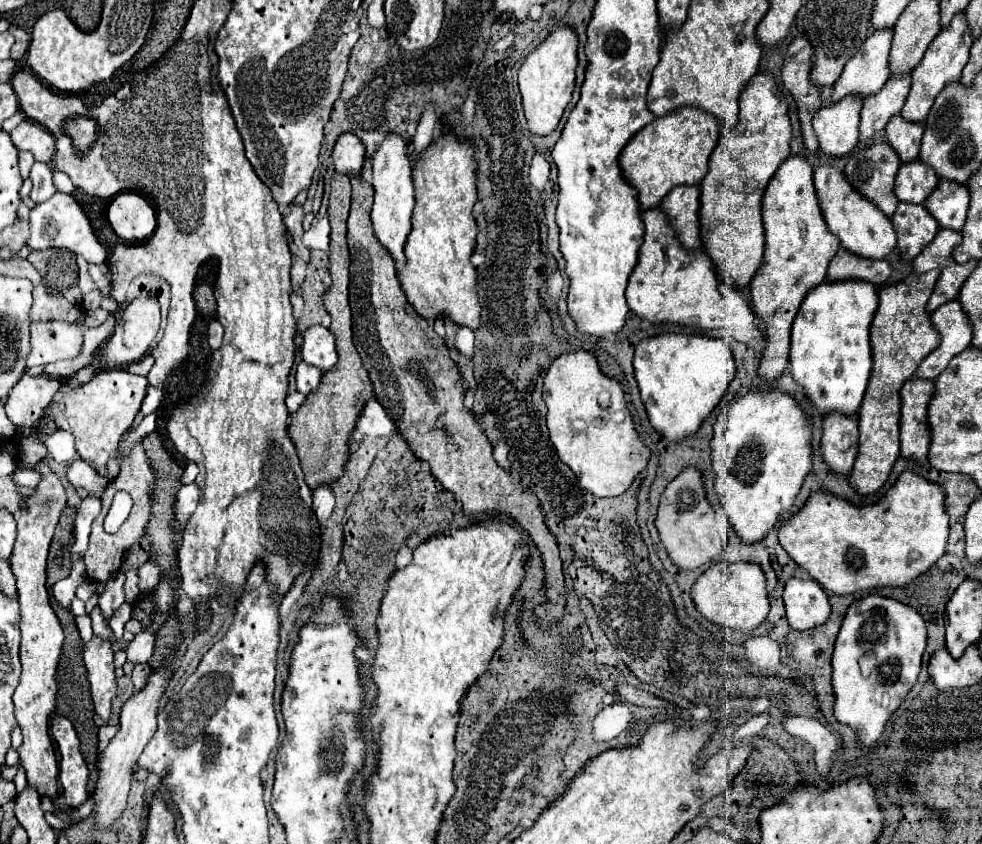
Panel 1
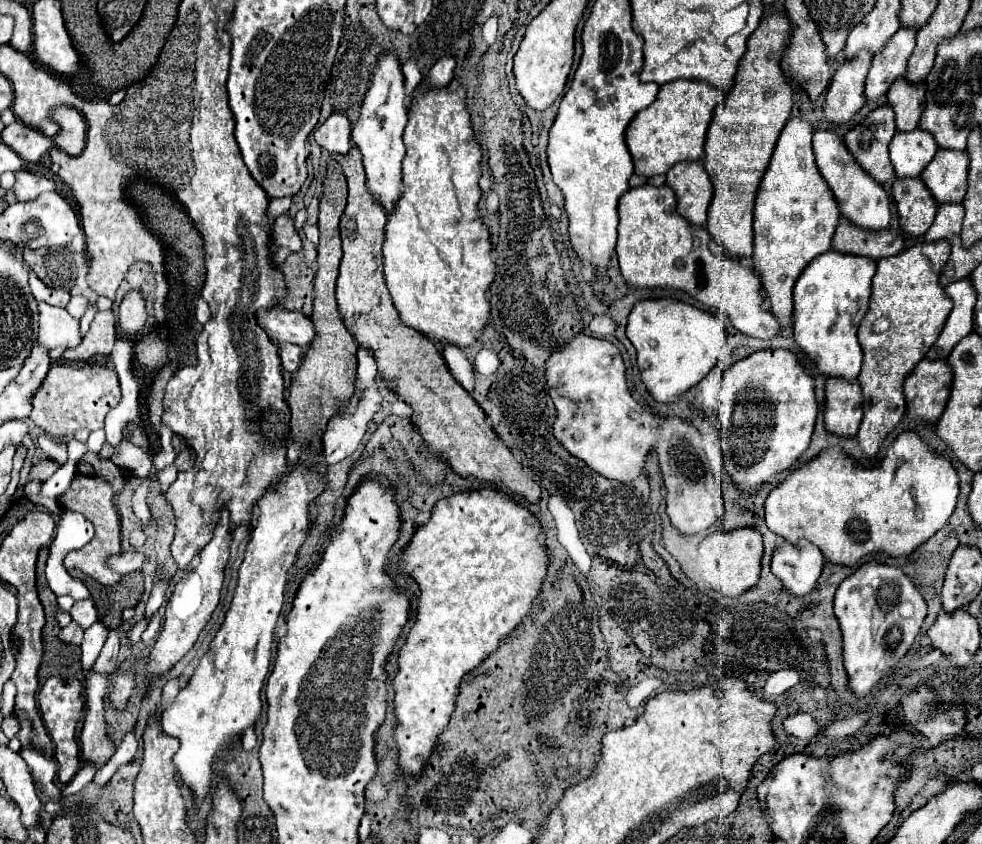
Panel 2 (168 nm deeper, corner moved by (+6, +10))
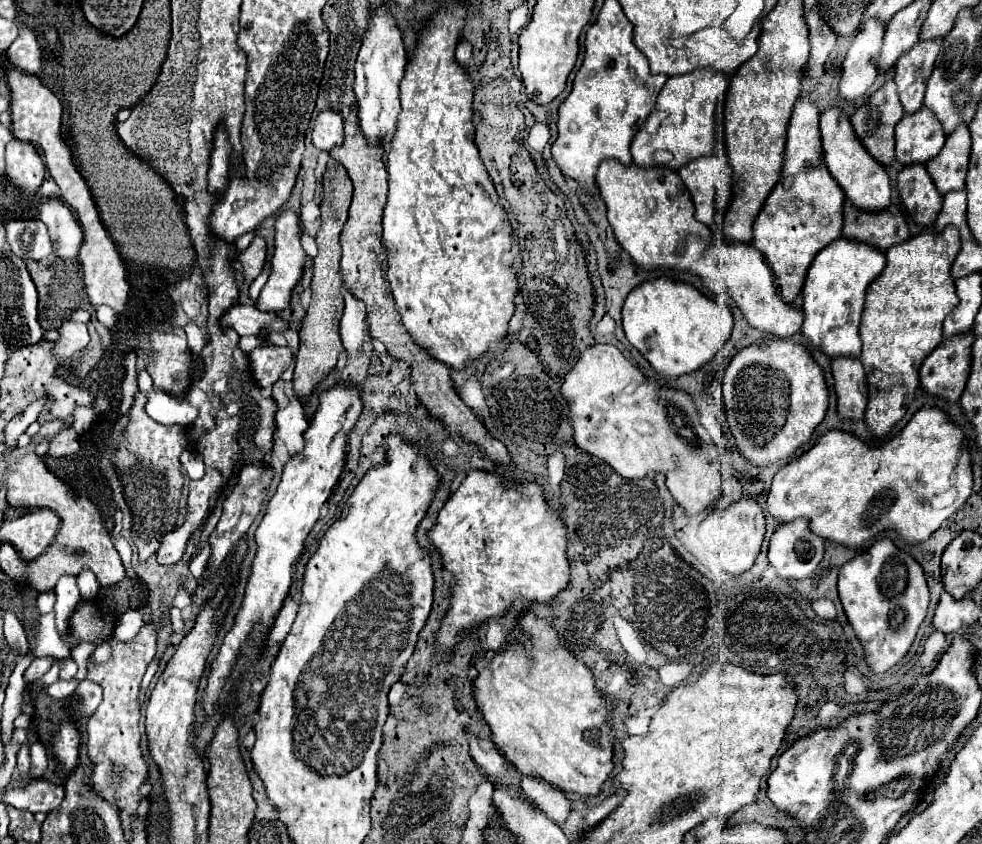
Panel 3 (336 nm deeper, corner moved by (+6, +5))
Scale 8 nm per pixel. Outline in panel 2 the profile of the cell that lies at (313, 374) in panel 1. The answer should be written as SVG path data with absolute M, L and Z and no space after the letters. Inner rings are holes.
M277 344L279 346L279 358L281 358L281 366L287 372L295 372L303 360L303 350L297 344Z

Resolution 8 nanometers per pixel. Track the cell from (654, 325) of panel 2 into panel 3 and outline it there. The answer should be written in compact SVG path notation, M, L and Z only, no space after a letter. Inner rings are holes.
M655 279L633 289L623 305L623 331L627 341L651 363L663 379L699 371L709 363L729 339L733 327L731 311L703 297L687 283Z

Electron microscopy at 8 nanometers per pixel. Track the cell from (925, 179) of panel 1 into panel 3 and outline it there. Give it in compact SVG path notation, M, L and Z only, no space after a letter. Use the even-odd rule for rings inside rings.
M927 107L913 115L903 115L895 127L895 159L905 167L925 165L943 145L943 127Z

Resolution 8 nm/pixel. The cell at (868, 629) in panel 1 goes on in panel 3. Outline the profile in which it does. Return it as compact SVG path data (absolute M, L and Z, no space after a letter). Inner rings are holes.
M881 539L867 549L865 559L853 559L841 567L839 599L849 625L863 645L867 667L871 673L883 673L909 651L927 615L929 591L919 563L911 555L901 553L891 539Z

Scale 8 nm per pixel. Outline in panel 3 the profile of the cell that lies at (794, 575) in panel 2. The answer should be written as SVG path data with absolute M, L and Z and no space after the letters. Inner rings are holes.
M795 519L793 523L779 523L777 531L769 541L769 563L783 579L807 579L815 573L823 559L823 539L817 539L805 523L805 519Z

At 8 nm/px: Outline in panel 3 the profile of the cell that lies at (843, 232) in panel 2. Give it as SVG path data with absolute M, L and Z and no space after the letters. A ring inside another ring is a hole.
M845 201L843 237L851 241L873 243L879 251L885 253L889 247L909 239L909 227L897 205L891 205L889 211L881 211L881 215L873 215Z

